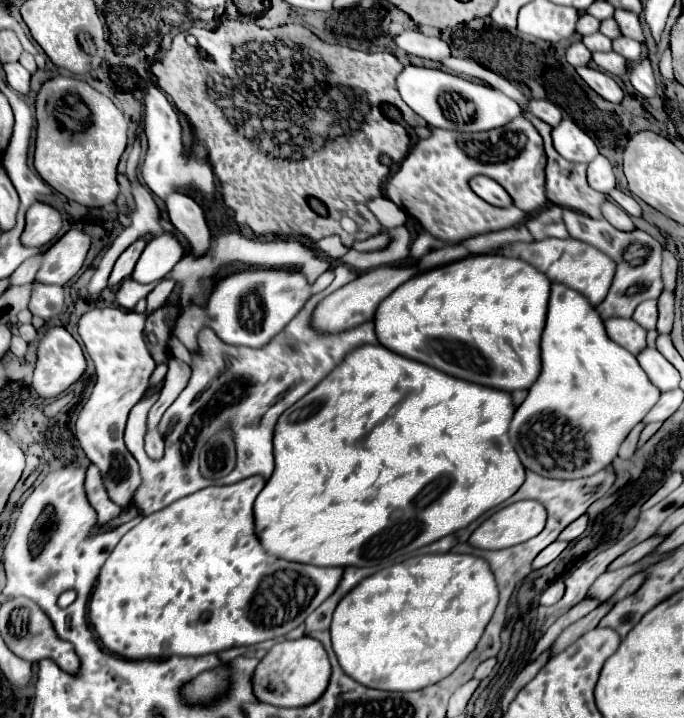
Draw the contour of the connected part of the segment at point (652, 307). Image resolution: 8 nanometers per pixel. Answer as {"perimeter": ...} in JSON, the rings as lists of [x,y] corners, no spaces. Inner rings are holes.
{"perimeter":[[[652,299],[652,301],[644,301],[636,307],[632,319],[636,323],[640,323],[644,329],[654,329],[656,327],[656,319],[658,319],[658,301]]]}

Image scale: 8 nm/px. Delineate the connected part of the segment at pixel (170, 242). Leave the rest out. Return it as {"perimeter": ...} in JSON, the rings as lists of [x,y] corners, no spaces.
{"perimeter":[[[164,235],[158,239],[150,239],[146,249],[142,251],[132,279],[140,283],[156,283],[162,277],[170,273],[170,269],[180,261],[182,245],[178,239],[172,239],[172,235]]]}

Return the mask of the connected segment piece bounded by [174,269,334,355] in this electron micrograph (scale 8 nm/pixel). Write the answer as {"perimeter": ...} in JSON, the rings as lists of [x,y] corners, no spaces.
{"perimeter":[[[242,269],[232,275],[226,275],[216,281],[208,307],[202,309],[198,305],[188,305],[180,313],[174,333],[190,349],[192,355],[198,353],[196,335],[202,327],[216,329],[218,337],[230,345],[244,347],[264,347],[276,333],[280,333],[290,319],[300,311],[306,299],[322,289],[326,289],[334,279],[332,269],[324,271],[314,283],[308,283],[304,273],[290,269]]]}

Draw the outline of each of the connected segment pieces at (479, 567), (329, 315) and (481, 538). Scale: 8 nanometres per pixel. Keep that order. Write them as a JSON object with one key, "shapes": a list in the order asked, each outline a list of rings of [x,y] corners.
{"shapes":[[[[416,555],[366,577],[344,597],[330,625],[340,667],[362,685],[418,691],[448,677],[476,649],[498,605],[488,563],[474,555]]],[[[380,267],[380,269],[362,273],[360,277],[356,277],[348,285],[340,287],[338,291],[330,293],[316,305],[312,319],[310,319],[312,329],[316,329],[318,333],[342,333],[344,329],[352,329],[364,321],[370,321],[374,317],[378,303],[384,297],[388,297],[398,285],[408,281],[412,275],[416,275],[414,267]]],[[[518,501],[488,517],[468,539],[478,549],[506,549],[536,537],[546,525],[546,509],[538,501]]]]}

